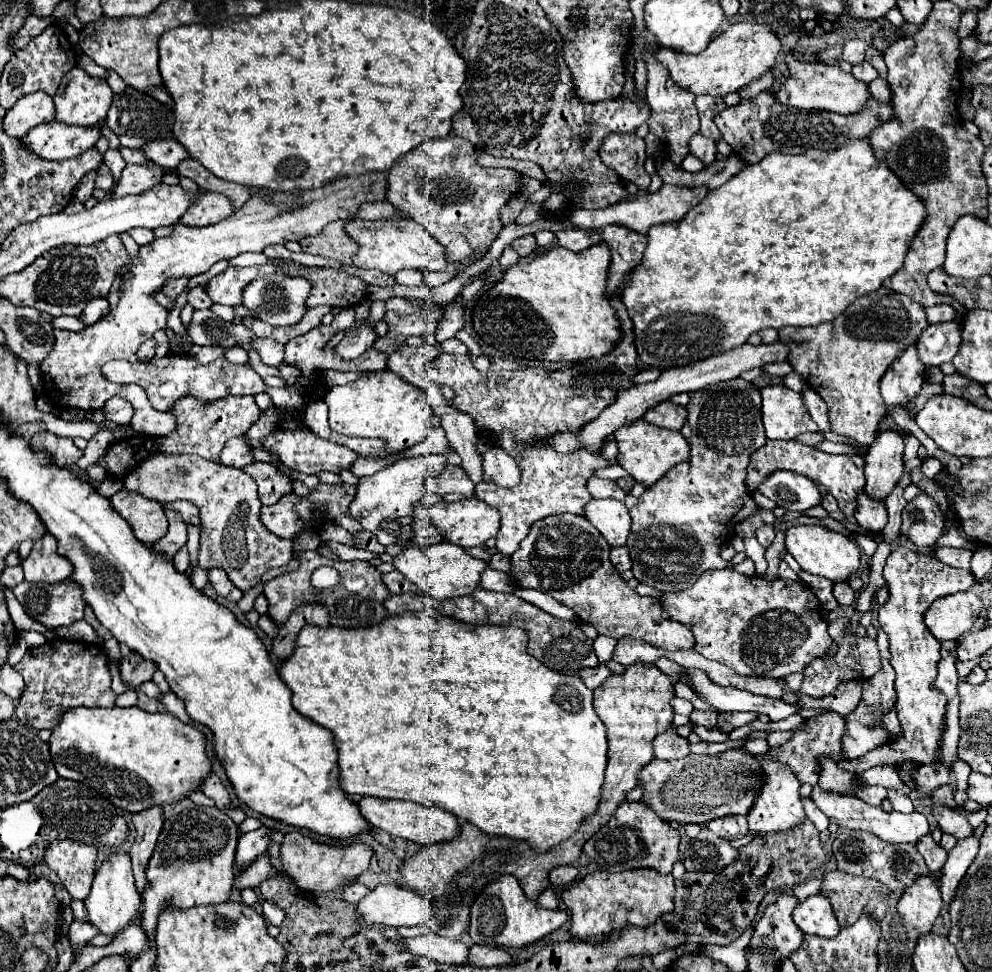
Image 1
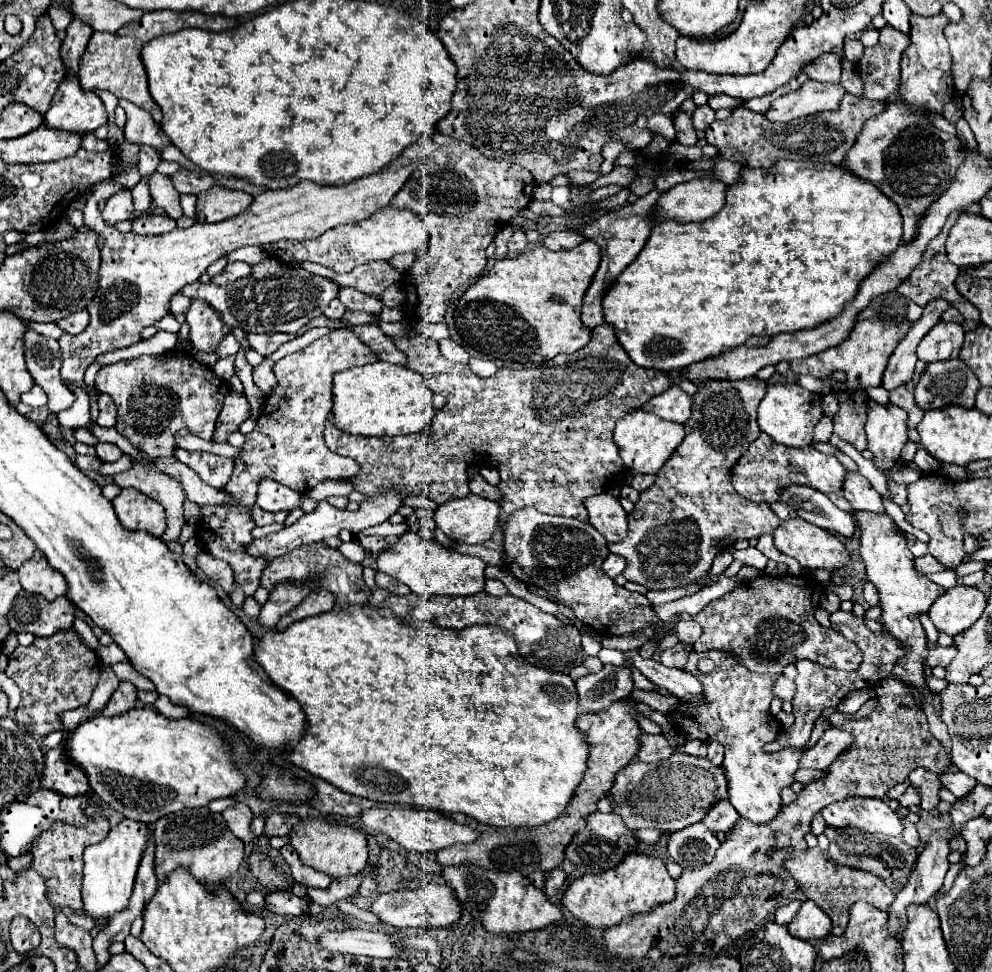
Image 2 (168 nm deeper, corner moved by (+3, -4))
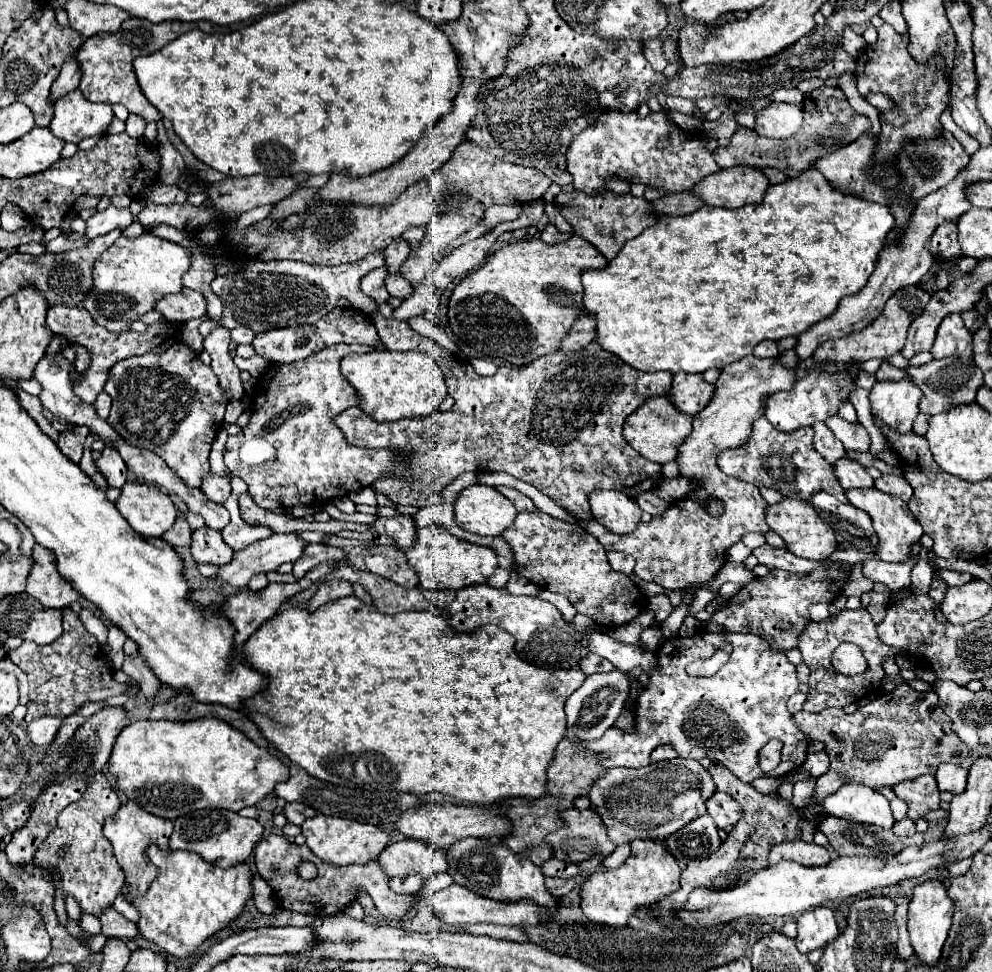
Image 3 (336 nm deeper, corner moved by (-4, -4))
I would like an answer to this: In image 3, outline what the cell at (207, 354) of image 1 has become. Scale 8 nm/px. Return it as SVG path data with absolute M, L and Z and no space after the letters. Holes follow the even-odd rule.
M245 325L235 327L235 329L231 331L231 339L233 339L235 343L251 343L253 337L255 337L253 329L249 329L249 327L245 327Z

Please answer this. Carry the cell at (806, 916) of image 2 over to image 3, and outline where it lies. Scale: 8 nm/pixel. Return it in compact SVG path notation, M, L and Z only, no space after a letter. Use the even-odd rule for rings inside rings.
M817 907L803 913L797 919L795 945L801 953L809 953L813 949L825 947L827 943L833 941L835 935L839 935L839 927L831 909Z

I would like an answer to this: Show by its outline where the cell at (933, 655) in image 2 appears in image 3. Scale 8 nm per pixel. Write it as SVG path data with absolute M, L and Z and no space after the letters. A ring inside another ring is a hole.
M843 609L841 613L829 615L823 621L811 621L803 629L803 633L799 635L799 645L797 647L803 653L805 665L811 669L809 693L807 693L807 701L803 705L803 711L823 711L827 707L845 707L849 703L857 703L859 699L871 695L873 691L877 691L881 687L881 681L885 677L885 671L881 667L883 657L901 655L901 653L895 653L895 649L891 649L889 645L883 645L883 641L879 641L877 625L873 623L867 609L859 609L859 611ZM841 643L857 643L860 646L865 659L867 659L867 669L863 673L859 673L859 675L841 675L833 669L831 653Z

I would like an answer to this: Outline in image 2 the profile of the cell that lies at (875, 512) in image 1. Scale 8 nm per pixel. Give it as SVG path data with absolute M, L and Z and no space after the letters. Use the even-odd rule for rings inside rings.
M848 473L842 491L854 511L866 511L866 513L878 513L878 515L884 513L882 497L872 489L870 481L860 473Z

